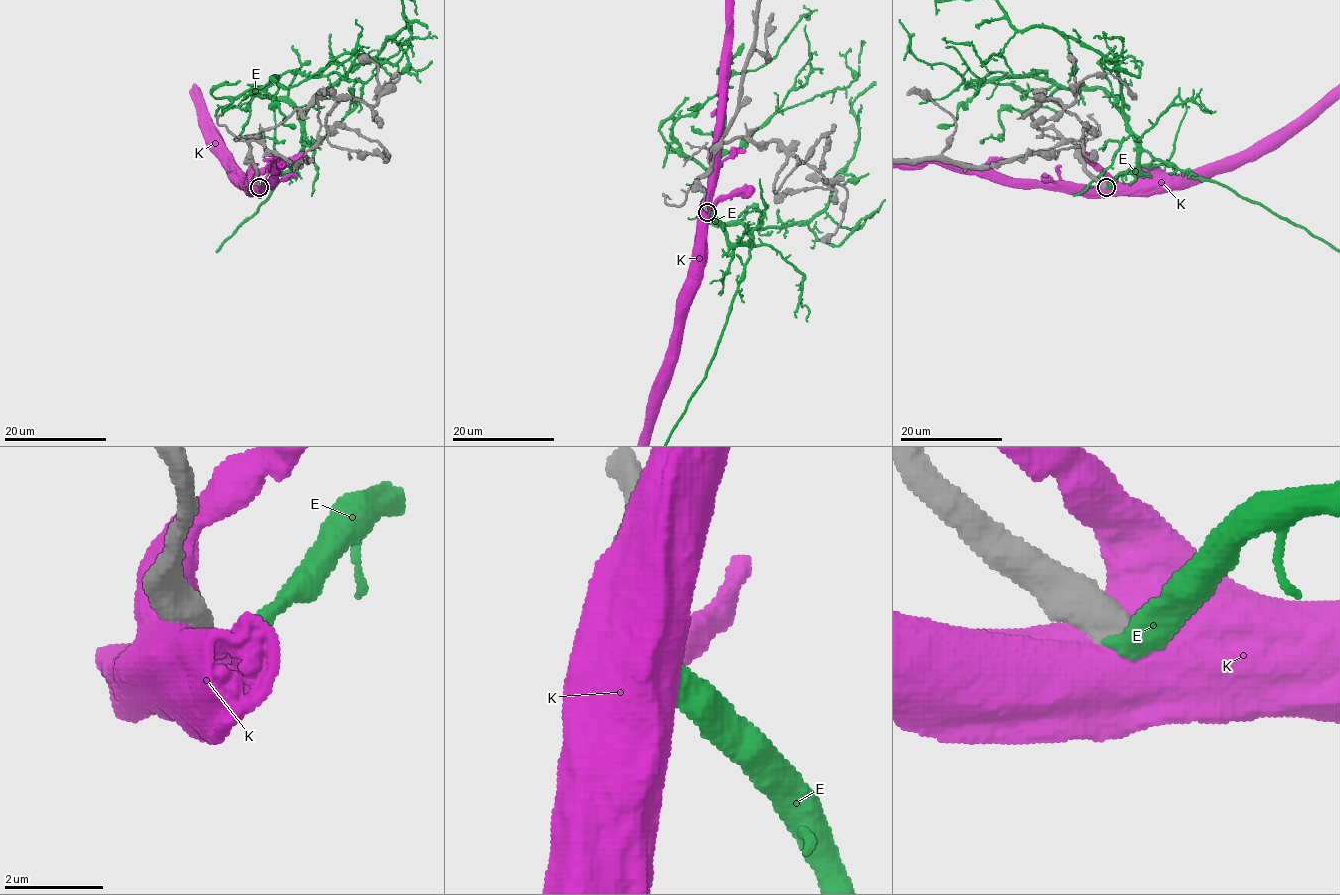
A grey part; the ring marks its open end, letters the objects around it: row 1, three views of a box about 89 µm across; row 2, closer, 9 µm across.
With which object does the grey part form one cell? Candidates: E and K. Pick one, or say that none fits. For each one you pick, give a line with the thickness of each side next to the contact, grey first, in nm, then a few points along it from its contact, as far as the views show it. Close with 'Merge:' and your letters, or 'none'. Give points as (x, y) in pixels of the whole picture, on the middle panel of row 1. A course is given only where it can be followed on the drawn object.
E: 550/420 nm
Merge: E

